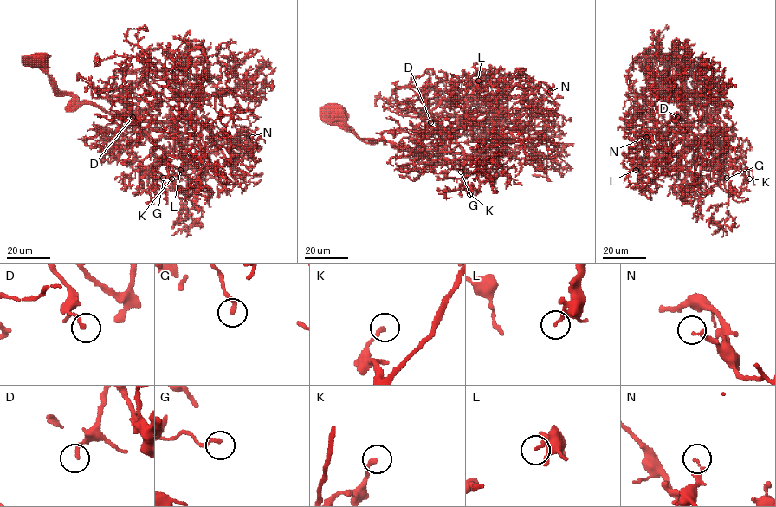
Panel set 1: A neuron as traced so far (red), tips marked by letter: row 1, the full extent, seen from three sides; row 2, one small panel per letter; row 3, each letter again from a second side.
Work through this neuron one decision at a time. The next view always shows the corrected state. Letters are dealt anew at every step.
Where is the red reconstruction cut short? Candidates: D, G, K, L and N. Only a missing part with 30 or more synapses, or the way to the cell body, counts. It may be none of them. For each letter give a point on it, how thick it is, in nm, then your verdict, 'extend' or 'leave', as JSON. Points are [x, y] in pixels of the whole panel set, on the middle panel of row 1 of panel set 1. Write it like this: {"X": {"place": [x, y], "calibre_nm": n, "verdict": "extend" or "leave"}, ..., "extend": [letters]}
{"D": {"place": [430, 122], "calibre_nm": 180, "verdict": "leave"}, "G": {"place": [461, 172], "calibre_nm": 200, "verdict": "leave"}, "K": {"place": [469, 194], "calibre_nm": 220, "verdict": "leave"}, "L": {"place": [478, 81], "calibre_nm": 170, "verdict": "leave"}, "N": {"place": [550, 91], "calibre_nm": 180, "verdict": "leave"}, "extend": []}

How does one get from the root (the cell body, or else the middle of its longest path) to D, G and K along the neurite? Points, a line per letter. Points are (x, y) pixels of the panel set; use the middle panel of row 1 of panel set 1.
D: (339, 113), (366, 142), (464, 152), (473, 159), (449, 132), (430, 136), (430, 122)
G: (339, 113), (366, 142), (388, 140), (405, 148), (464, 152), (480, 163), (475, 167), (460, 165), (461, 172)
K: (339, 113), (366, 142), (388, 140), (473, 155), (480, 162), (480, 185), (469, 194)

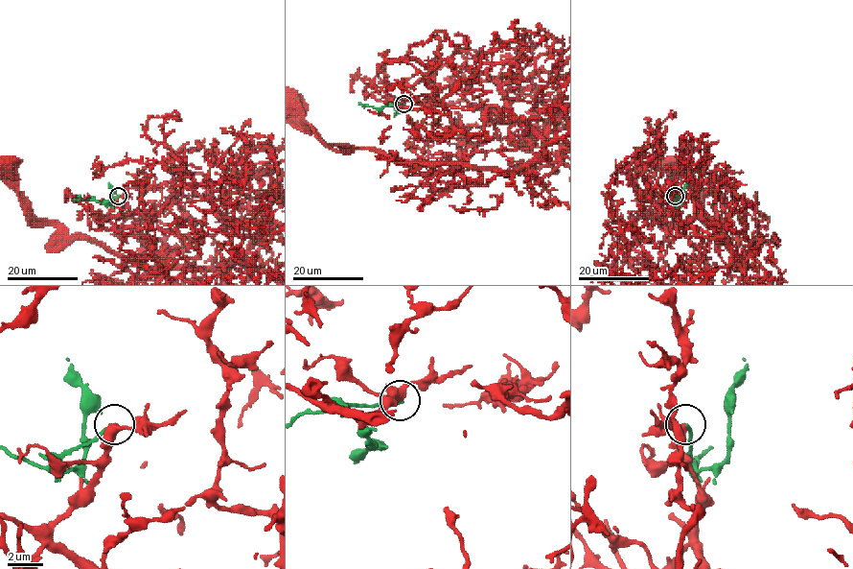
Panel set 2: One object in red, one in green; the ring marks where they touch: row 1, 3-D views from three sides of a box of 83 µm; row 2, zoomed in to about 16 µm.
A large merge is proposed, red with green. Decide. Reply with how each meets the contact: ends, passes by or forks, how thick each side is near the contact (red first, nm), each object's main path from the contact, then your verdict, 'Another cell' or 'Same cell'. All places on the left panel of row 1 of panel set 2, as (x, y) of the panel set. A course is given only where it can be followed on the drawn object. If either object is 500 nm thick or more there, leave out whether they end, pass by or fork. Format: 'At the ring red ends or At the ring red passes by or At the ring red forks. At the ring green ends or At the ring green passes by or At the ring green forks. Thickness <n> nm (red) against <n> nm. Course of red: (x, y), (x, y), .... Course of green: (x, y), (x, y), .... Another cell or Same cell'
At the ring red passes by. At the ring green ends. Thickness 440 nm (red) against 200 nm. Course of red: (118, 196), (105, 217), (113, 224), (256, 236), (219, 266), (137, 267), (35, 218), (6, 167). Course of green: (118, 196), (103, 203), (90, 198), (74, 200). Another cell

